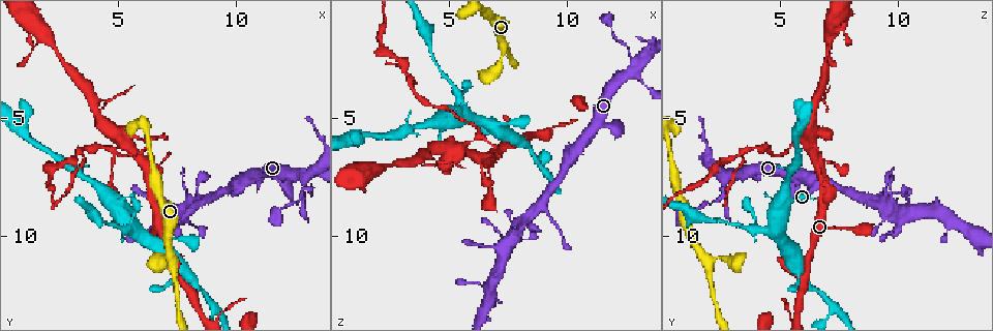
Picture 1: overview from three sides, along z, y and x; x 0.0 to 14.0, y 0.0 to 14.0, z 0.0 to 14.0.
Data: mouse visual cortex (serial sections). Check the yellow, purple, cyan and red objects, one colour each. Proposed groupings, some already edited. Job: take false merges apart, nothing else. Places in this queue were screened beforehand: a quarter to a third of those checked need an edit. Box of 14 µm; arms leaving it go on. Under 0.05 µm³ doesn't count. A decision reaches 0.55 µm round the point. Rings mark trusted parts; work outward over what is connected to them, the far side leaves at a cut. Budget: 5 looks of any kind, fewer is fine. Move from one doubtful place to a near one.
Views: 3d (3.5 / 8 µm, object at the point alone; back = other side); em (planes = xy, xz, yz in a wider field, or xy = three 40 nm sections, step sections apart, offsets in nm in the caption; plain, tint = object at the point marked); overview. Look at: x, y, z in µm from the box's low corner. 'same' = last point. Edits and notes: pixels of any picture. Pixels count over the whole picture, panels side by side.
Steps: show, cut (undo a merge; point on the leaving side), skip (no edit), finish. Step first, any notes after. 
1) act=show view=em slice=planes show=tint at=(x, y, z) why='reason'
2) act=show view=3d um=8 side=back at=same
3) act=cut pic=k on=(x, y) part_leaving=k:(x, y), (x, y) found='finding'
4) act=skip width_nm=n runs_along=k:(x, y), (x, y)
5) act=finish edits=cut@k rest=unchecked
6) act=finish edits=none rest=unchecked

act=show view=3d um=3.5 at=(5.6, 9.3, 3.9) why='three-way junction'

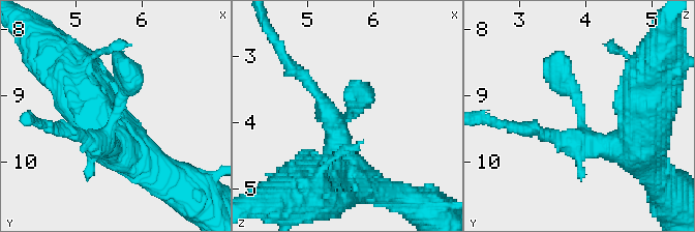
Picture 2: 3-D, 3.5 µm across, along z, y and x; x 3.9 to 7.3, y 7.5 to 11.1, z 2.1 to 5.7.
act=show view=em slice=xy step=1 show=tint at=(5.60, 9.35, 3.95)

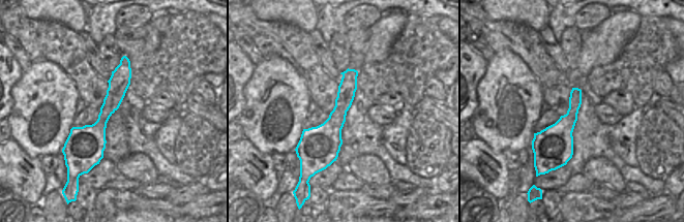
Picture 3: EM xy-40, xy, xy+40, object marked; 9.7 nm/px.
act=skip runs_along=2:(624, 143), (584, 143), (557, 57) found='all the same cell'

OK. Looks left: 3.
act=show view=3d um=3.5 at=(12.7, 8.2, 2.5)

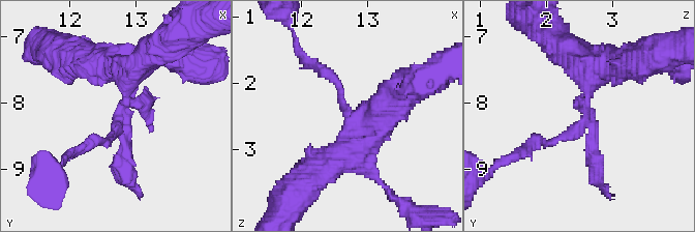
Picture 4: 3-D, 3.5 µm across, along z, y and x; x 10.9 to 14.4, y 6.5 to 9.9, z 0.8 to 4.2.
act=show view=em slice=xy step=1 show=tint at=(12.75, 8.35, 2.55)

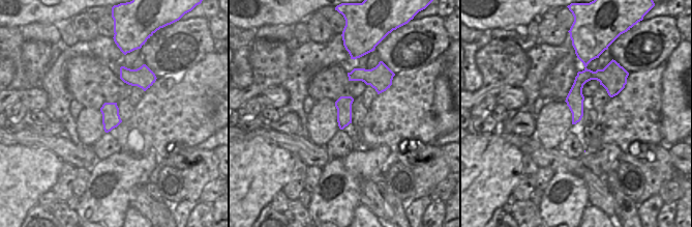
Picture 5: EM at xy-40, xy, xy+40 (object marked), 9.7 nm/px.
act=skip runs_along=4:(605, 66), (579, 127), (531, 146) found='all the same cell'

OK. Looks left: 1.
act=finish edits=none rest=unchecked

